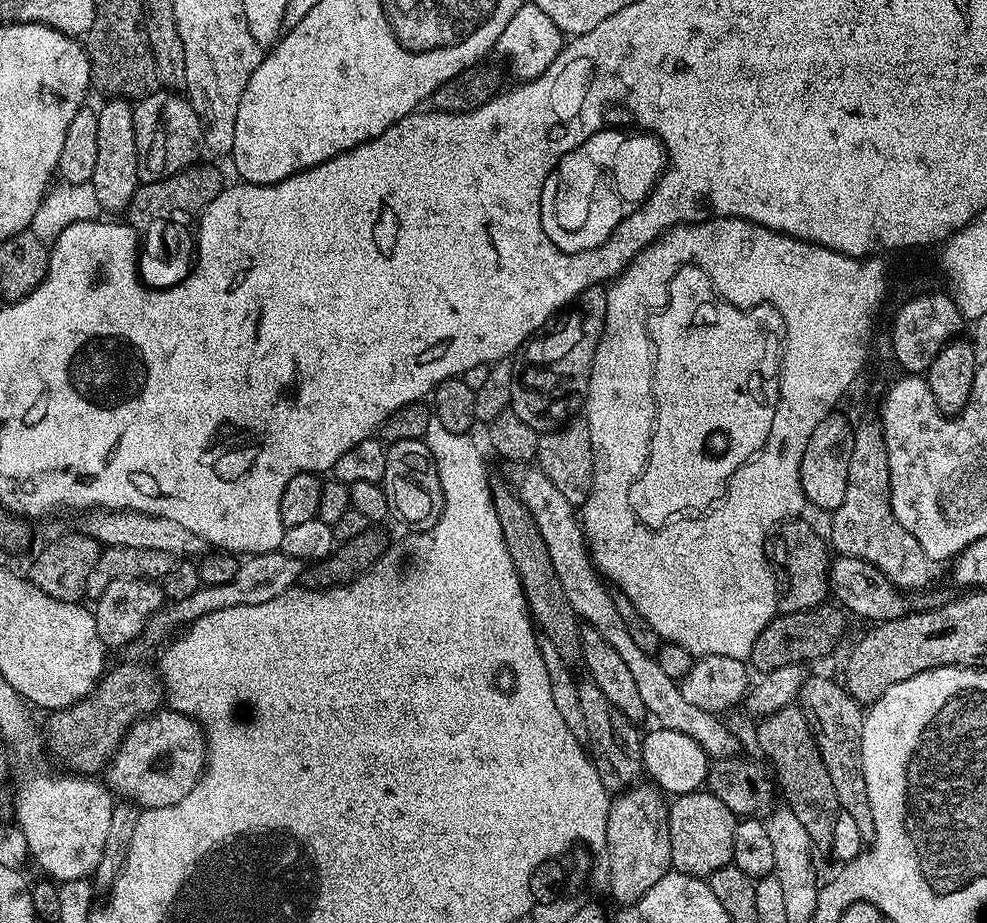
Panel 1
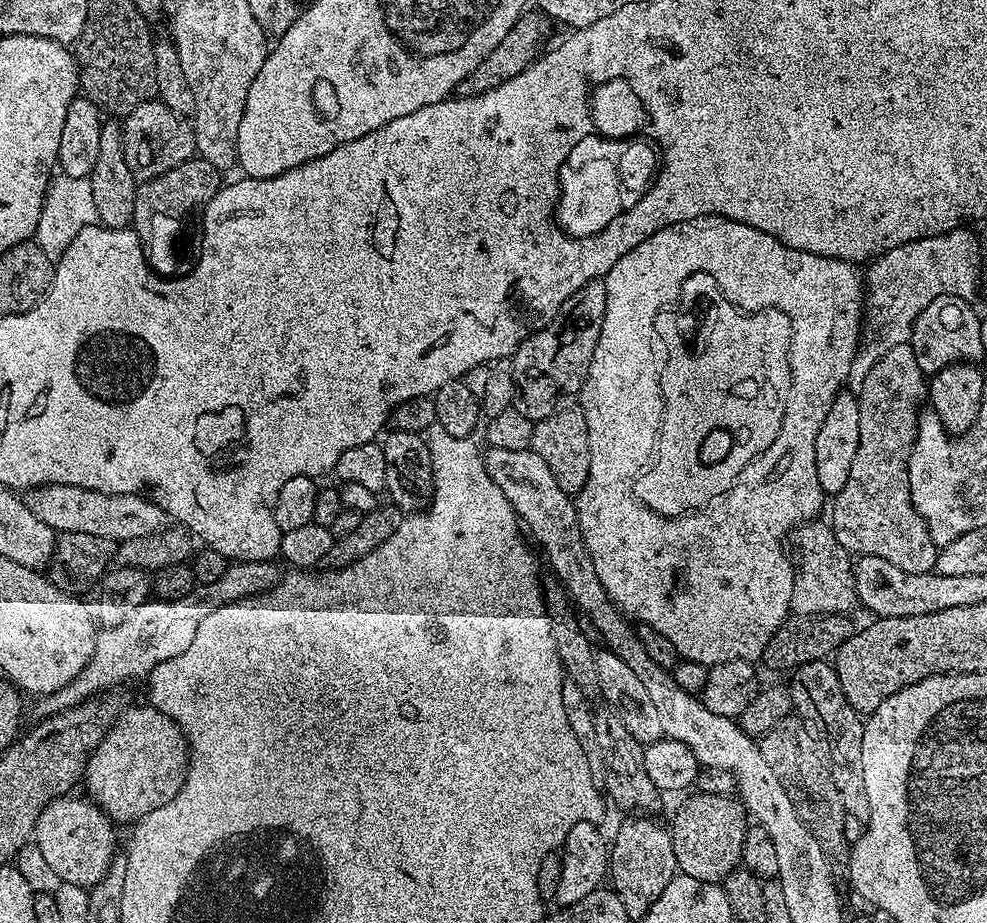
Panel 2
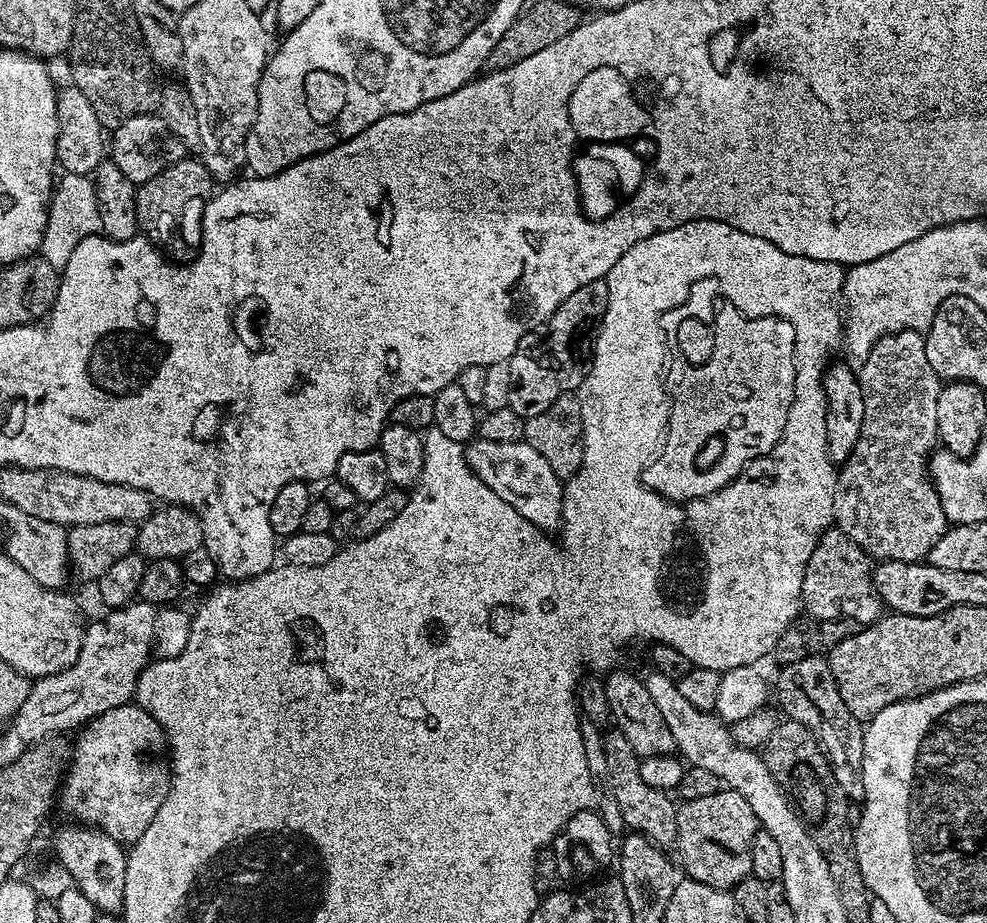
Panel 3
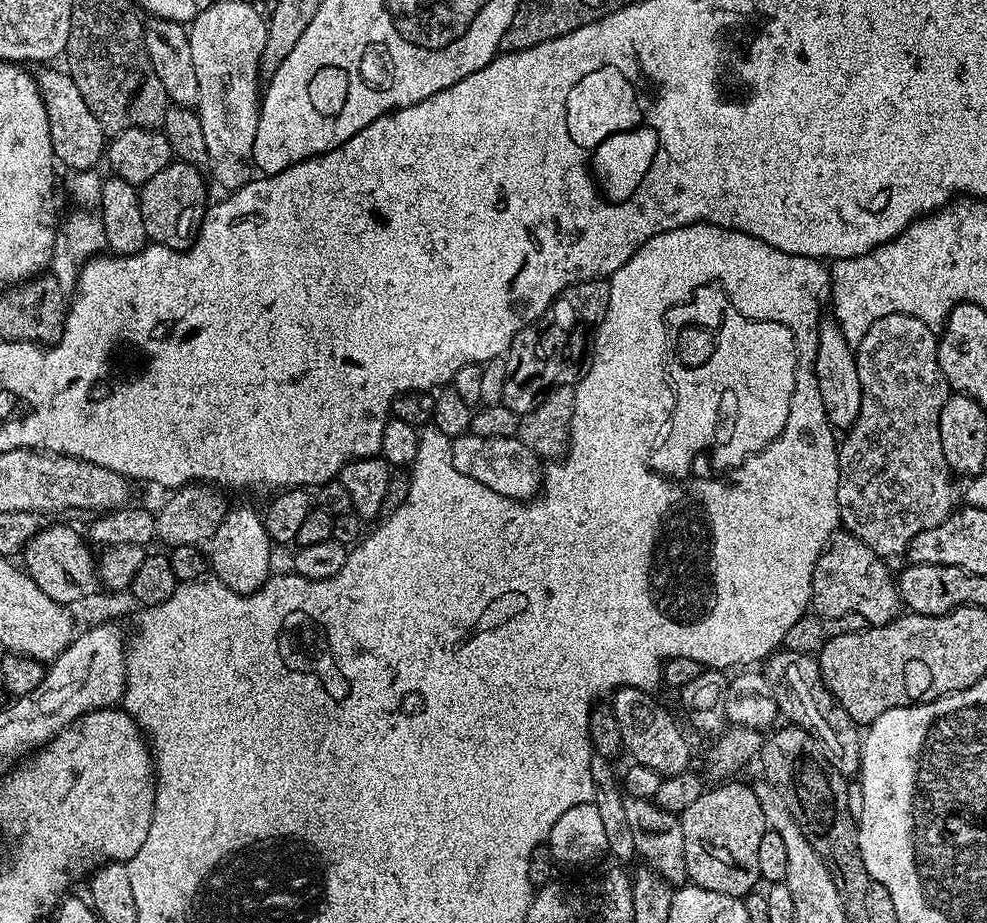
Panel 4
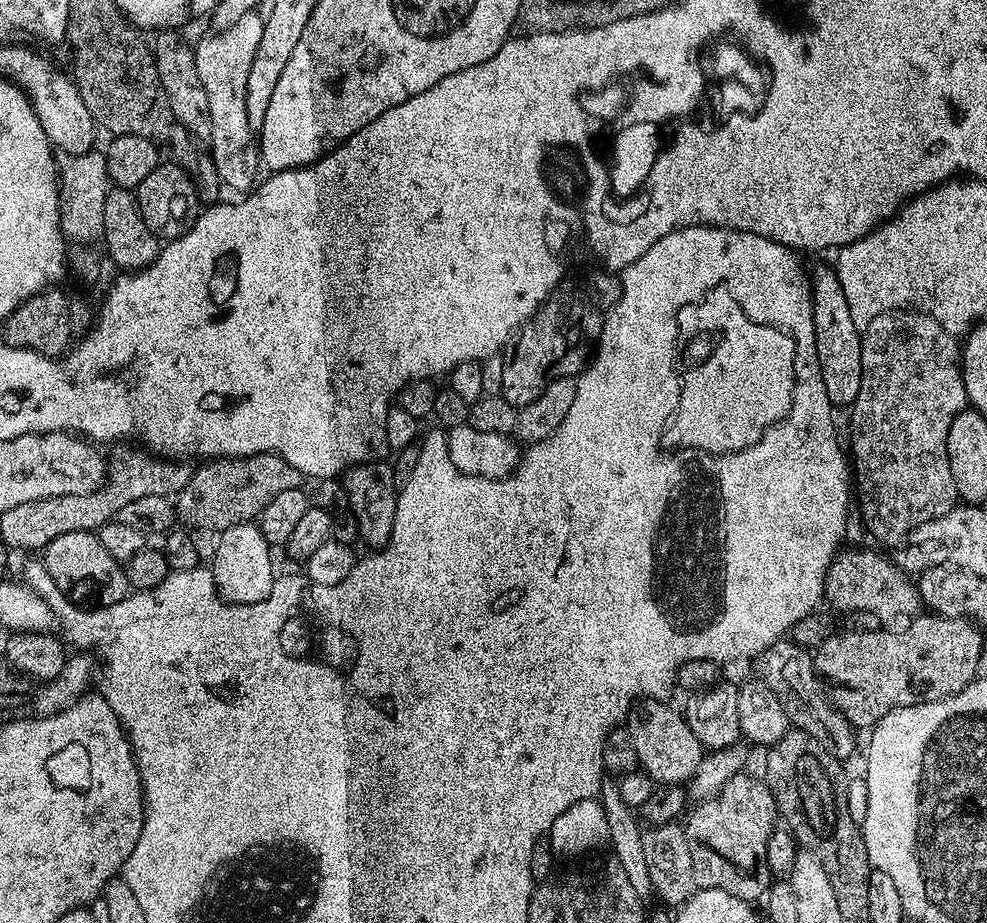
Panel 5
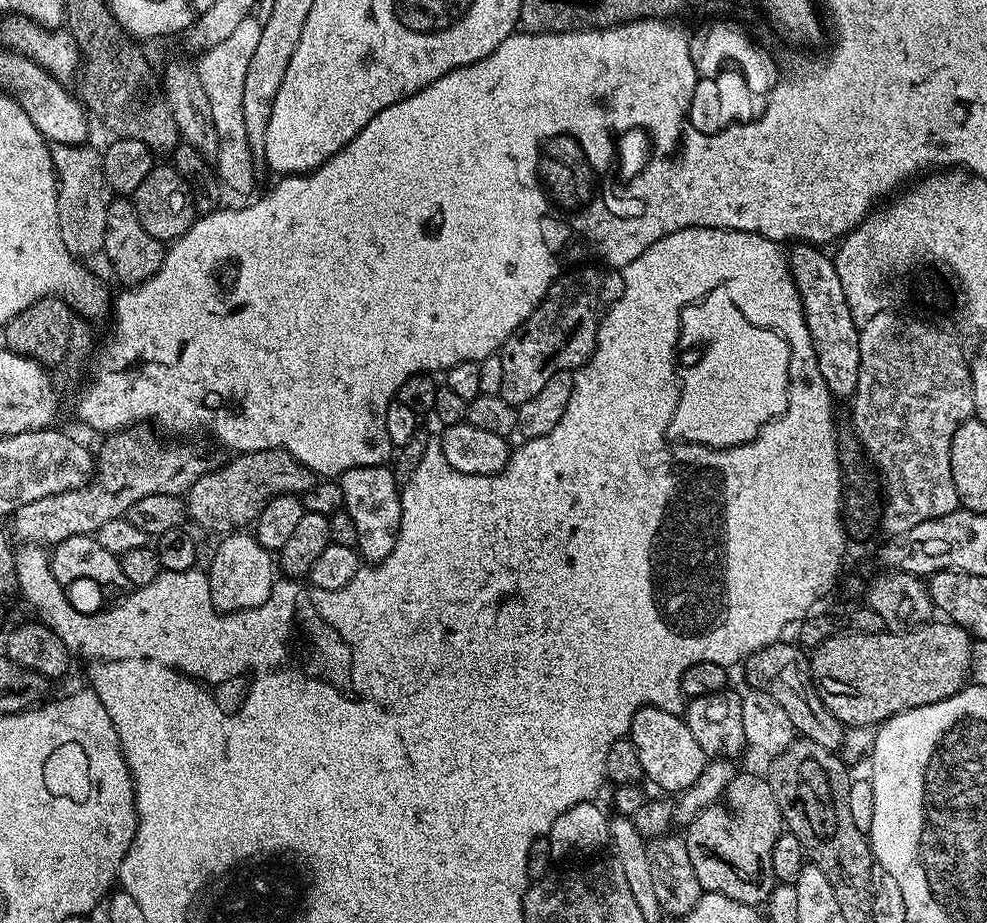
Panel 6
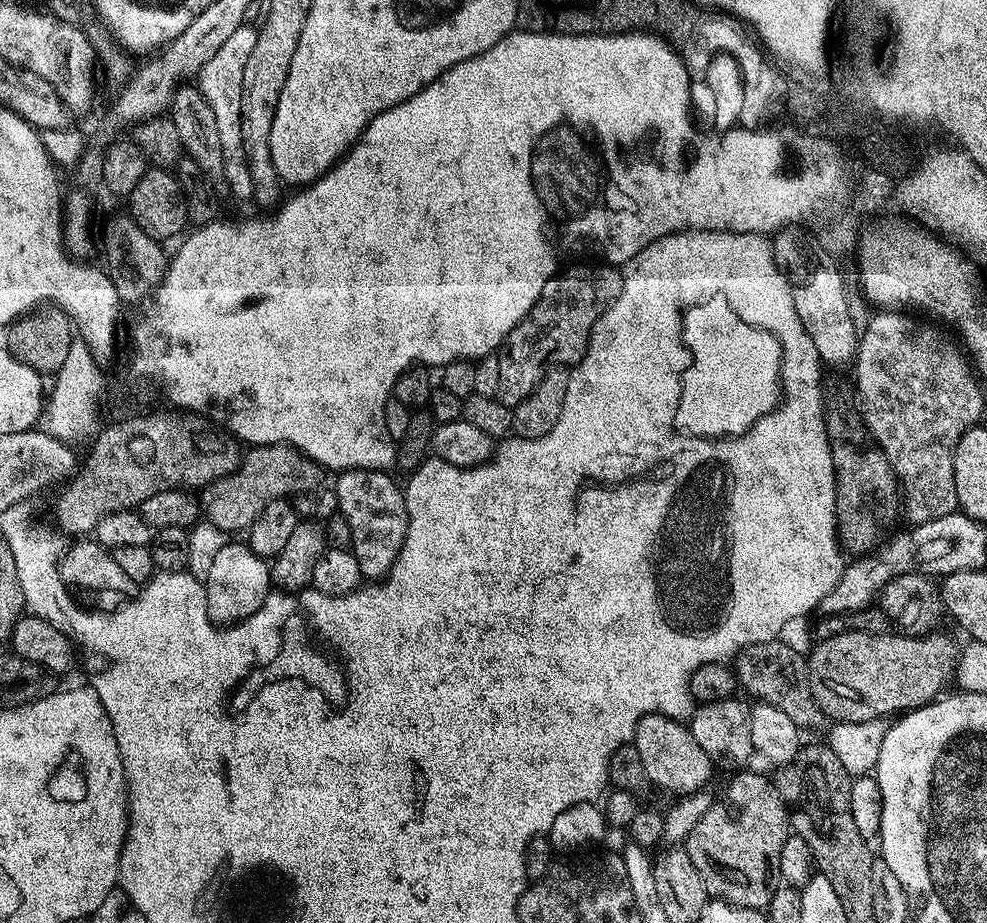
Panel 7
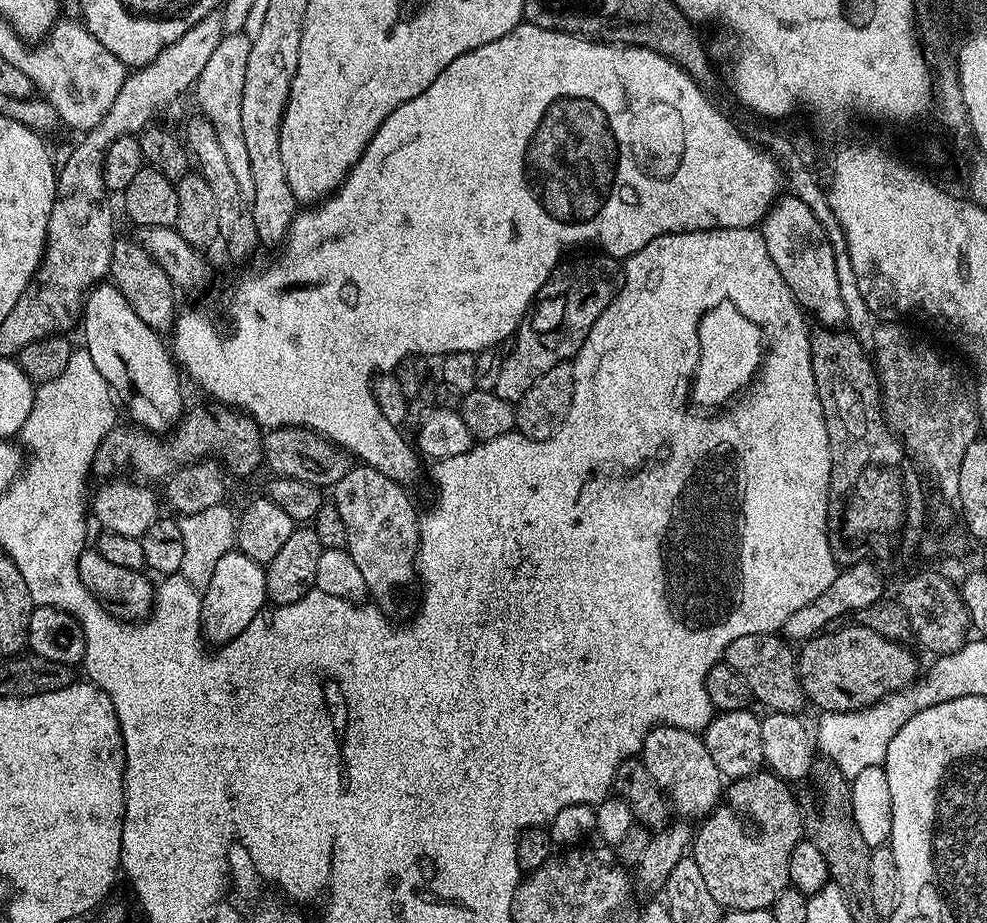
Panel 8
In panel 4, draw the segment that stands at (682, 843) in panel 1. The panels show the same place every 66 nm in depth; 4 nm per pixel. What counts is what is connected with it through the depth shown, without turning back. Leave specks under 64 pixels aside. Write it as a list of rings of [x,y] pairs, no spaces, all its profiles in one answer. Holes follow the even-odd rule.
[[[720,782],[712,786],[716,788],[709,787],[692,805],[686,806],[684,812],[679,813],[679,818],[682,826],[682,843],[686,845],[686,870],[688,871],[689,881],[697,888],[705,888],[706,890],[714,890],[718,894],[743,898],[749,892],[757,891],[758,885],[761,883],[760,870],[758,868],[758,845],[762,843],[762,834],[768,828],[768,823],[762,814],[762,802],[758,798],[755,787],[751,783],[749,785],[732,783],[736,782]]]

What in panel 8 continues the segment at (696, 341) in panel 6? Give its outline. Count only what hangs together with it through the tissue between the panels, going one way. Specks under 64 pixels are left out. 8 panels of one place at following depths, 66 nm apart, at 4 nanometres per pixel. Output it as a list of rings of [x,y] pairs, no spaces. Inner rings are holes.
[[[725,302],[714,306],[701,318],[698,342],[700,357],[696,372],[692,376],[691,399],[700,410],[723,409],[729,402],[735,401],[756,379],[766,351],[764,336],[760,332],[760,327],[750,322],[746,314]]]

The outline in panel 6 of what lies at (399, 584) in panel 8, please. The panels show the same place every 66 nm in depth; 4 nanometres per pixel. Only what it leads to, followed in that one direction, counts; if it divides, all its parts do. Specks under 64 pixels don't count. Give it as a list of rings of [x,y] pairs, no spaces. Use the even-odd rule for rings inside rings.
[[[383,464],[348,468],[338,477],[344,499],[343,511],[350,514],[354,521],[354,531],[358,533],[355,549],[361,561],[375,566],[387,558],[394,550],[400,533],[402,506],[400,505],[401,485],[396,484],[396,476],[391,467]]]

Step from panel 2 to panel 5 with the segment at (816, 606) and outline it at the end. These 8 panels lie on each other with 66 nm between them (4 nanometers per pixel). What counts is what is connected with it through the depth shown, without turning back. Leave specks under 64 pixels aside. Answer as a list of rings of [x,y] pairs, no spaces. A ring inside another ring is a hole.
[[[852,548],[837,552],[824,575],[824,600],[832,603],[841,614],[869,612],[878,618],[885,632],[899,632],[903,625],[913,621],[922,612],[920,589],[913,577],[903,571],[891,559],[867,552],[864,548]]]

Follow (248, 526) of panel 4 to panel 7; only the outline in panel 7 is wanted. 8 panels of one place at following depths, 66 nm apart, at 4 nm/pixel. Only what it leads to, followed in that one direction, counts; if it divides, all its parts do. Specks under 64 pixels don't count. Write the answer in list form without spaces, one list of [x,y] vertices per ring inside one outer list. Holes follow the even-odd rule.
[[[247,543],[222,545],[216,552],[216,560],[208,564],[208,576],[206,575],[208,619],[217,626],[231,626],[262,608],[270,591],[269,569],[269,561],[254,554]]]

